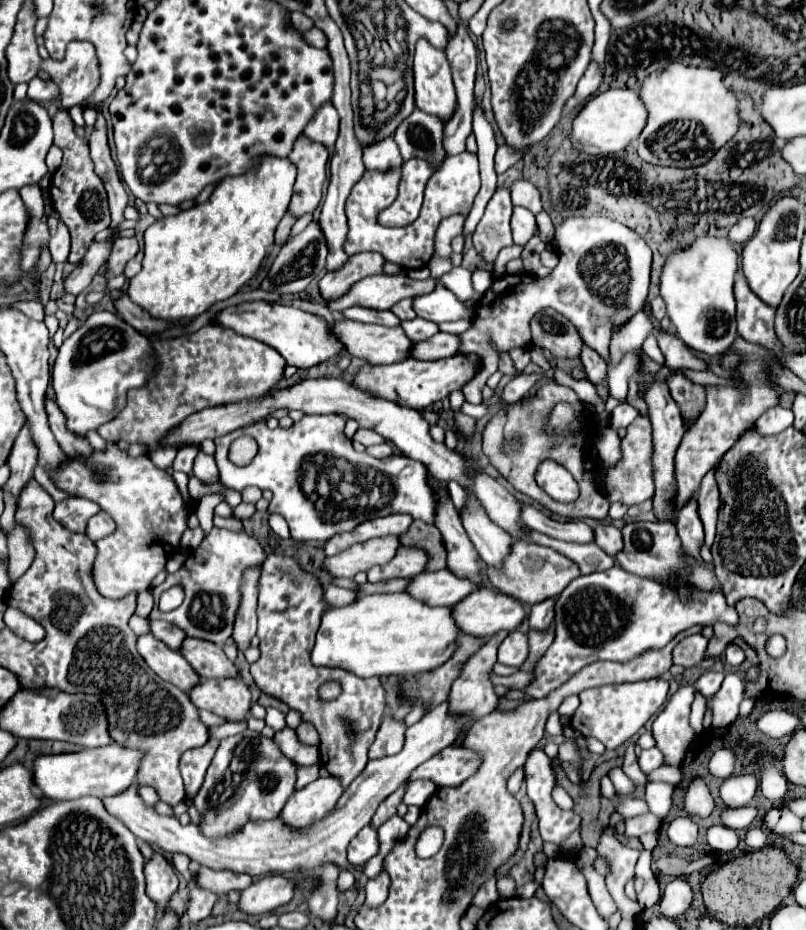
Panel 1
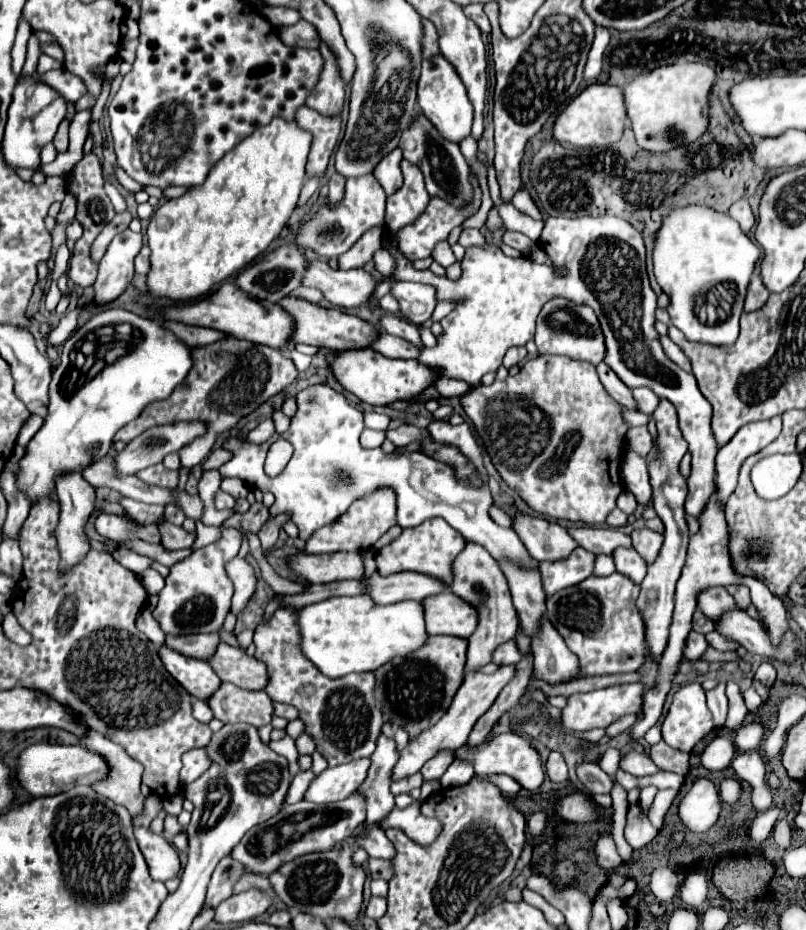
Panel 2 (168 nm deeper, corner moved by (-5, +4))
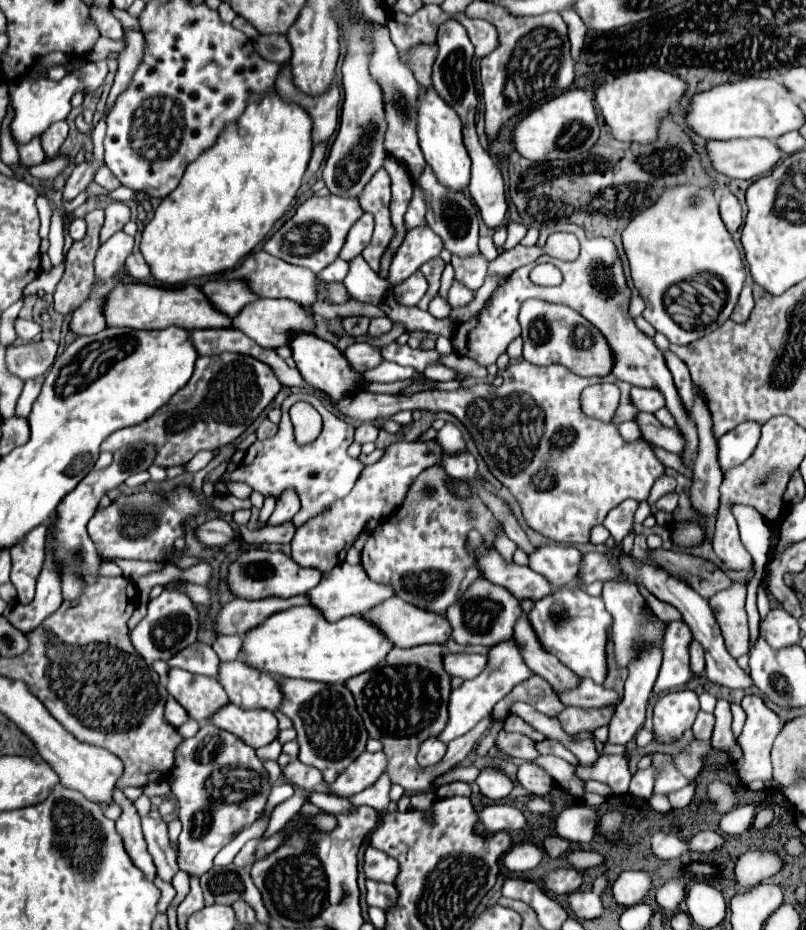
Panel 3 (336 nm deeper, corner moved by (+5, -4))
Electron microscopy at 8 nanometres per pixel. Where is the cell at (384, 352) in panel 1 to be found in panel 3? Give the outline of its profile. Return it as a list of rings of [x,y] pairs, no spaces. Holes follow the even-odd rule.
[[[260,298],[258,302],[246,306],[236,318],[234,318],[234,328],[244,332],[246,336],[250,336],[256,344],[260,344],[262,348],[280,348],[280,346],[290,346],[292,342],[292,334],[296,332],[308,332],[314,334],[314,318],[310,316],[310,312],[300,306],[294,304],[292,300],[272,300],[272,298]]]

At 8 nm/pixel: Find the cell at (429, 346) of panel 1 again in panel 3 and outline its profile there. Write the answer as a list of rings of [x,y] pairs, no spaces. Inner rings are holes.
[[[354,342],[354,344],[350,344],[344,350],[344,356],[360,372],[364,372],[368,368],[376,368],[376,364],[380,364],[384,360],[380,356],[380,350],[374,348],[374,346],[370,346],[368,342]]]

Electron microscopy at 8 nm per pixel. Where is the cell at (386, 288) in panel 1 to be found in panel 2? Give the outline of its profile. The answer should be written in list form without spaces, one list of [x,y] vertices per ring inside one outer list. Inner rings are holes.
[[[308,260],[302,276],[302,286],[318,288],[324,298],[342,308],[366,304],[376,288],[376,280],[364,270],[332,270],[326,262]]]

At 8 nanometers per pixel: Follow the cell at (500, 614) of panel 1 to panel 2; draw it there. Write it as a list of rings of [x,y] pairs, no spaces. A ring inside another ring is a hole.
[[[450,590],[428,596],[422,600],[426,612],[426,632],[450,634],[458,638],[468,638],[476,628],[476,612],[462,598],[454,596]]]

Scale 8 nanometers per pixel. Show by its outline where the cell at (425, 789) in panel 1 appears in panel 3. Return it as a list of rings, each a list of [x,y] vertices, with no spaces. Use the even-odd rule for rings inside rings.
[[[428,738],[422,742],[418,752],[418,764],[420,766],[434,766],[438,764],[446,754],[446,744],[442,744],[438,738]]]

